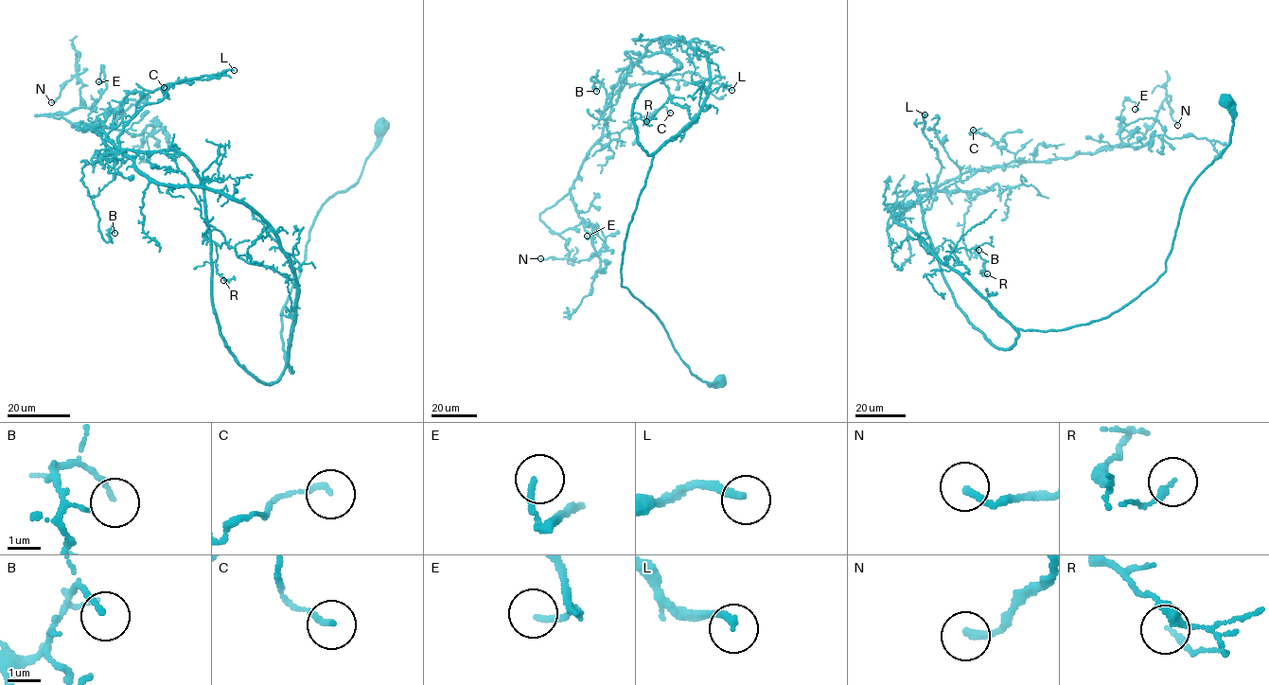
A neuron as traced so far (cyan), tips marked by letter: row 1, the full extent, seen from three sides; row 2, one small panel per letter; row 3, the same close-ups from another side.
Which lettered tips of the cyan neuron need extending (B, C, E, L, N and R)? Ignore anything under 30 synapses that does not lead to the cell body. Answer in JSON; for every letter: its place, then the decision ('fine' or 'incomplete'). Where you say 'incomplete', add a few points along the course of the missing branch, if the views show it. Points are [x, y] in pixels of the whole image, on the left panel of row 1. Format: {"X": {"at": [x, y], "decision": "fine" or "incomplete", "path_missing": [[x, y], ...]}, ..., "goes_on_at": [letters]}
{"B": {"at": [114, 233], "decision": "fine"}, "C": {"at": [164, 87], "decision": "fine"}, "E": {"at": [98, 81], "decision": "fine"}, "L": {"at": [234, 70], "decision": "incomplete", "path_missing": [[234, 70], [310, 74], [302, 79], [307, 82]]}, "N": {"at": [51, 102], "decision": "fine"}, "R": {"at": [223, 280], "decision": "fine"}, "goes_on_at": ["L"]}

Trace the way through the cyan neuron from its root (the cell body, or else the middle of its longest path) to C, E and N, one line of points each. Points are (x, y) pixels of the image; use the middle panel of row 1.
C: (719, 381), (692, 374), (621, 285), (653, 155), (712, 80), (701, 51), (655, 38), (603, 134), (670, 113)
E: (719, 381), (621, 285), (653, 155), (708, 92), (701, 51), (655, 38), (629, 64), (540, 215), (587, 236)
N: (719, 381), (621, 285), (701, 51), (629, 64), (540, 258)

